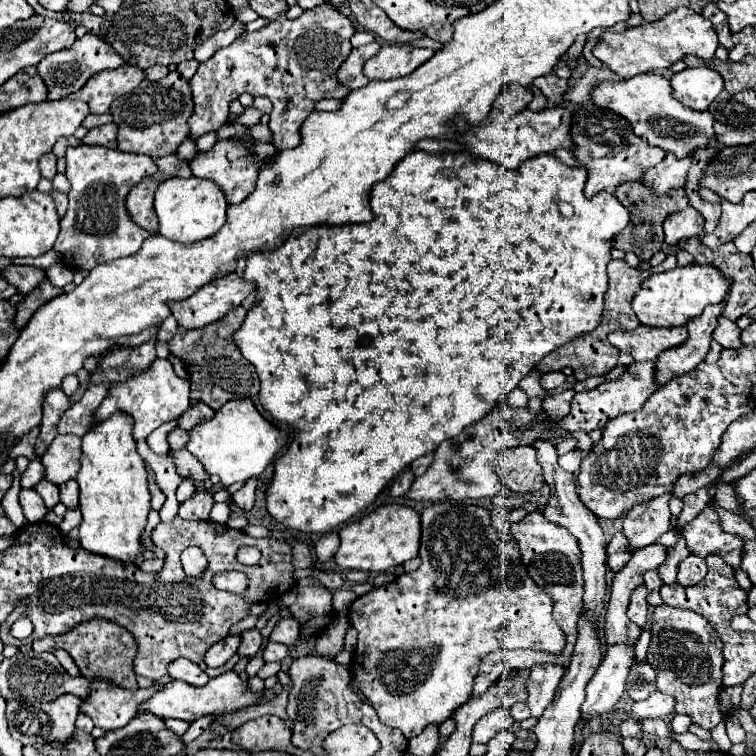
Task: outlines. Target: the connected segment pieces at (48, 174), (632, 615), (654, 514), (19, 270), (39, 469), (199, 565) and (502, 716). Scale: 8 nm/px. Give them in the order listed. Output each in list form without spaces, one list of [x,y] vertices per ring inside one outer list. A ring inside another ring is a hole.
[[[49,153],[49,155],[45,155],[41,161],[39,161],[39,167],[41,167],[41,175],[45,177],[45,179],[53,179],[55,177],[55,173],[57,173],[57,157],[53,155],[53,153]]]
[[[643,583],[643,585],[639,585],[639,587],[633,591],[631,601],[629,601],[629,611],[627,611],[629,619],[631,619],[635,625],[639,625],[641,629],[645,627],[645,623],[647,623],[647,613],[649,613],[649,605],[647,605],[645,597],[647,597],[647,587],[645,587],[645,583]]]
[[[671,491],[653,499],[651,503],[643,503],[633,507],[623,517],[623,535],[629,541],[631,553],[645,545],[655,543],[665,531],[671,529],[671,513],[669,513],[669,499],[673,497]]]
[[[11,265],[5,271],[1,271],[1,277],[5,277],[11,285],[15,285],[19,289],[19,293],[27,295],[33,287],[37,287],[43,277],[45,271],[39,267],[23,267],[23,265]]]
[[[33,459],[27,467],[27,471],[23,473],[21,477],[21,487],[23,489],[33,489],[39,481],[43,479],[43,465],[41,465],[41,459]]]
[[[187,547],[181,553],[181,563],[183,563],[183,571],[187,577],[203,577],[205,569],[207,569],[207,557],[203,555],[203,551],[199,547]]]
[[[497,707],[495,711],[487,713],[485,717],[481,717],[473,729],[473,743],[487,743],[495,733],[509,729],[513,723],[511,717],[511,709],[507,707]]]

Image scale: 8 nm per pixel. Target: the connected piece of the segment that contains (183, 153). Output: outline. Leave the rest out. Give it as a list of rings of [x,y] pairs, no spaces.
[[[193,139],[183,141],[183,143],[179,145],[179,149],[177,149],[177,155],[179,155],[179,159],[183,159],[183,161],[191,161],[195,155],[199,155],[197,143],[195,143]]]

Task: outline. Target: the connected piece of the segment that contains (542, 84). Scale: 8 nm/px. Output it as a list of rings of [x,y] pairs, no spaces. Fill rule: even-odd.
[[[555,73],[537,77],[533,81],[533,85],[543,91],[543,95],[549,99],[551,105],[559,105],[561,99],[563,99],[563,93],[567,91],[567,81],[565,79],[559,79]]]

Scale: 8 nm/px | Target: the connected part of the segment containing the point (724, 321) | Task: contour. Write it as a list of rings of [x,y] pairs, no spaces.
[[[719,317],[719,325],[713,333],[713,339],[721,343],[721,347],[741,347],[741,329],[735,325],[735,321],[729,321],[727,317]]]

